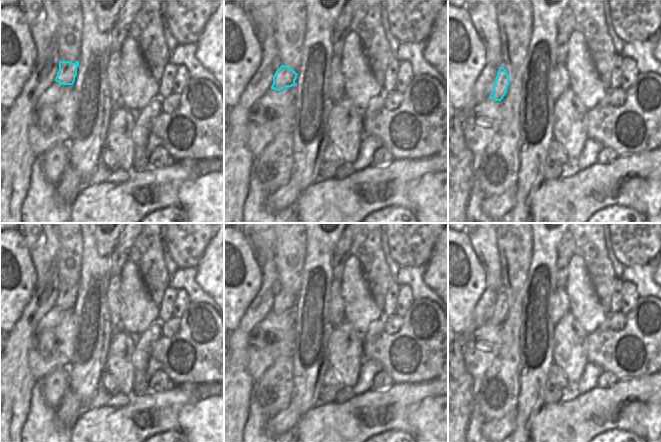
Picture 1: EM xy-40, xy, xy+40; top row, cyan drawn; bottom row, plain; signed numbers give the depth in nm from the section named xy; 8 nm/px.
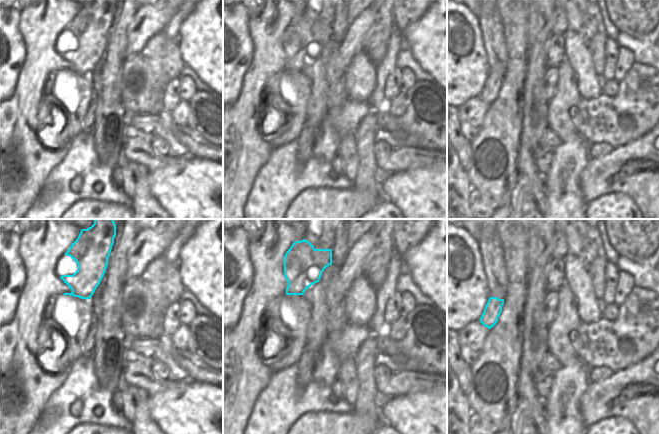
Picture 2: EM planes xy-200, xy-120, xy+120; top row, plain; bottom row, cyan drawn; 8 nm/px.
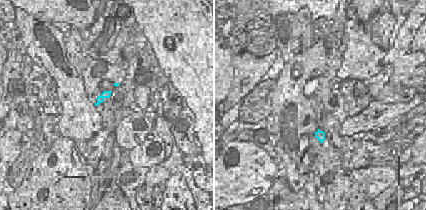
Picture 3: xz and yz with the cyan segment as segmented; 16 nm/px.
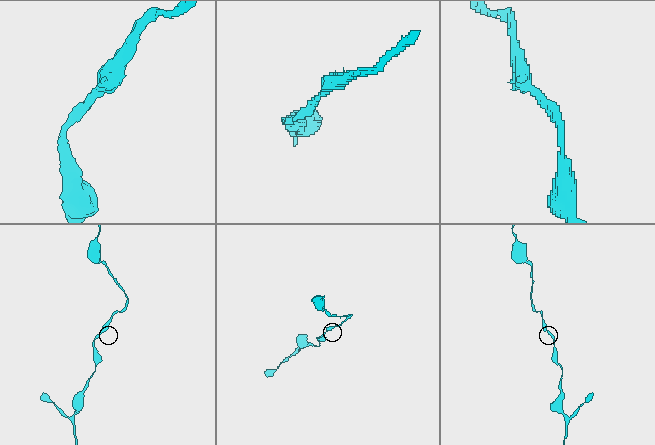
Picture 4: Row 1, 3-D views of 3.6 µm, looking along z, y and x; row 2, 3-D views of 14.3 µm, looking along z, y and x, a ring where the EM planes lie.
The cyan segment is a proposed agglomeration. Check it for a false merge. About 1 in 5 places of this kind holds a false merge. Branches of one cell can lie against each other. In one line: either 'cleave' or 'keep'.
keep

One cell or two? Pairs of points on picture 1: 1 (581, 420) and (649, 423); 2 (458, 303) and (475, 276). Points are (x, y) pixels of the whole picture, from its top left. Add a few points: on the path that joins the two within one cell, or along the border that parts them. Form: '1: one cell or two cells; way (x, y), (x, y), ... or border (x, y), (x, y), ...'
1: two cells; border (650, 401), (645, 406), (645, 431)
2: one cell; way (458, 296), (469, 283)

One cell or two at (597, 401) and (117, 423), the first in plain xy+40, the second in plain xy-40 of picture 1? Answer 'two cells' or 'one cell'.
one cell

